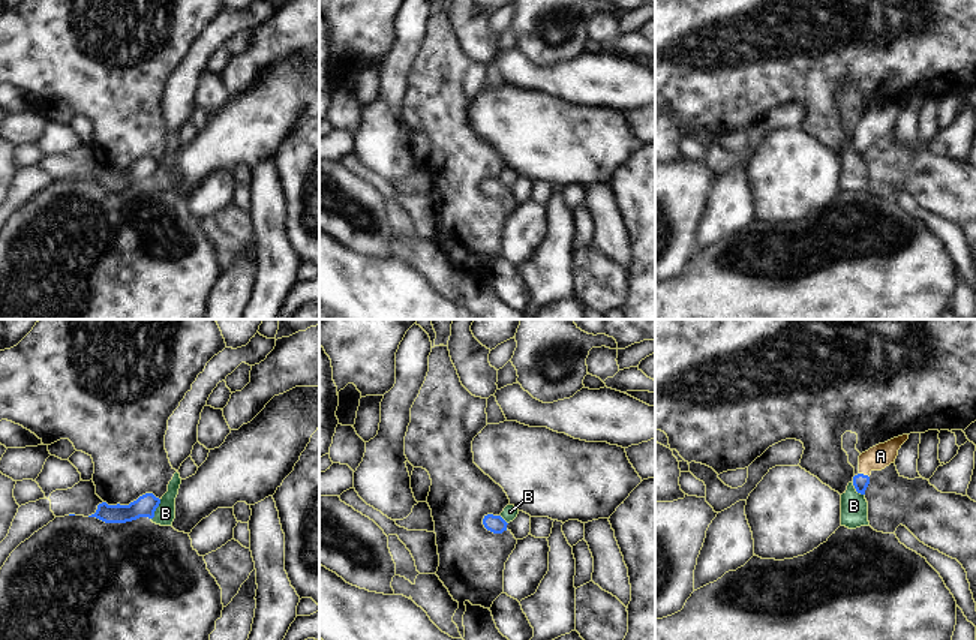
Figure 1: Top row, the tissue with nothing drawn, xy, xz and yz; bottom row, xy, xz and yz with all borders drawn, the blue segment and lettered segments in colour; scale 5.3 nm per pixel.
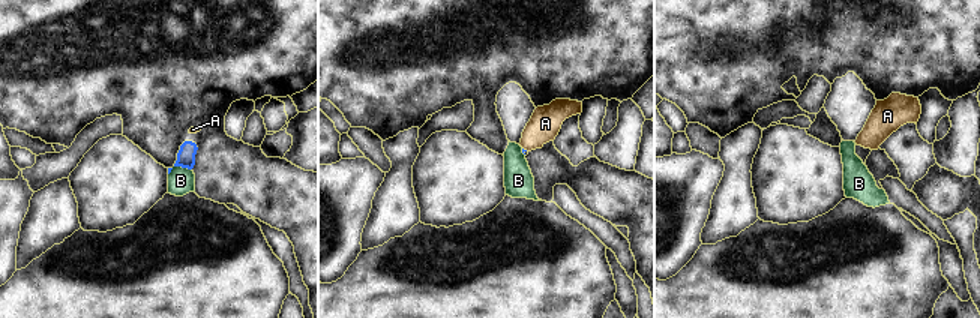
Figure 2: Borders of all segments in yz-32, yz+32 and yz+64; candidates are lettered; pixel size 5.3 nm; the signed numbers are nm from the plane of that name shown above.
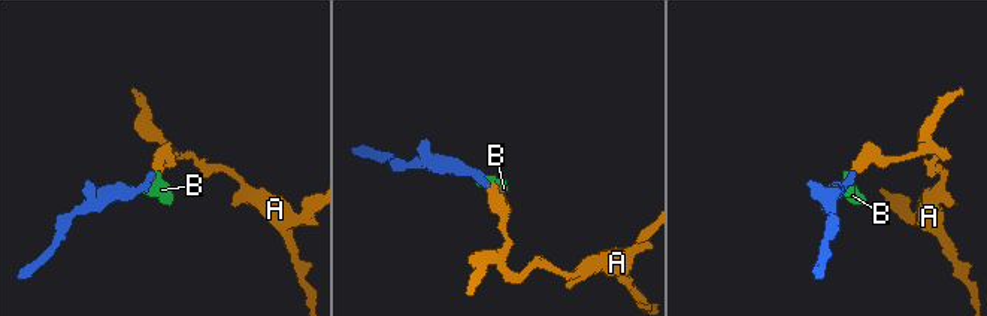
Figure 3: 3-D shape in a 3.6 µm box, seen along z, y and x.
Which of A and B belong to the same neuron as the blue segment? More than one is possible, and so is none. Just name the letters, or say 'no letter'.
A

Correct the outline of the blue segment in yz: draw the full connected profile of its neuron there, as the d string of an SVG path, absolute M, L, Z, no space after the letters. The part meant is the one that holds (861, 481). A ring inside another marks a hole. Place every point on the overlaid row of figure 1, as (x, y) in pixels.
M909 435L879 444L859 456L859 474L853 477L858 493L865 495L873 471L882 471L895 462L898 450L909 439Z

